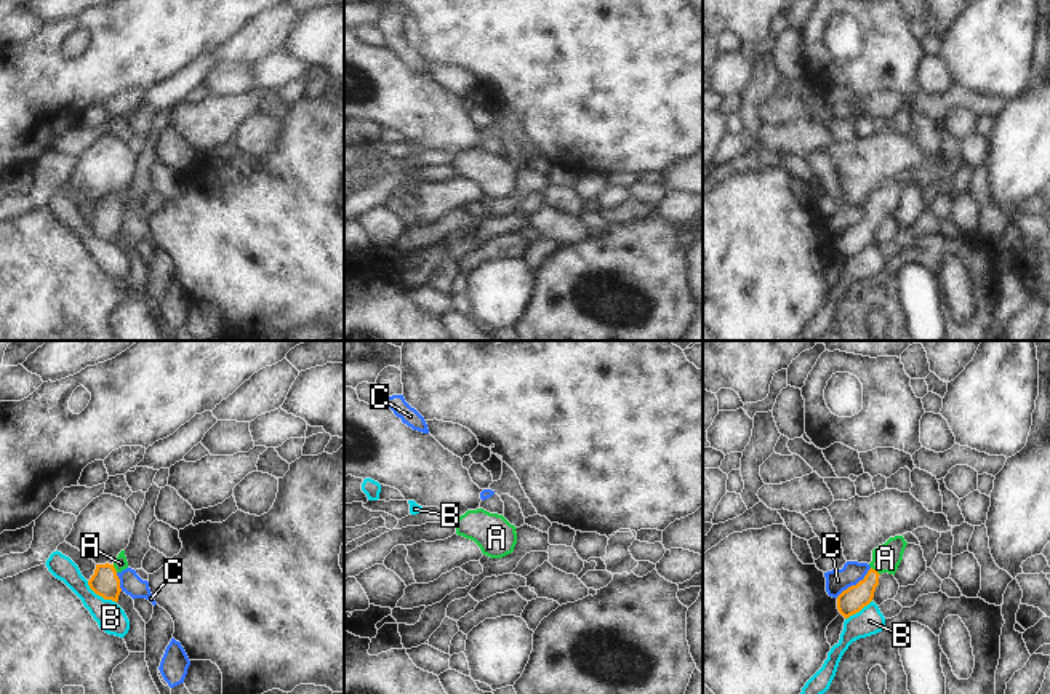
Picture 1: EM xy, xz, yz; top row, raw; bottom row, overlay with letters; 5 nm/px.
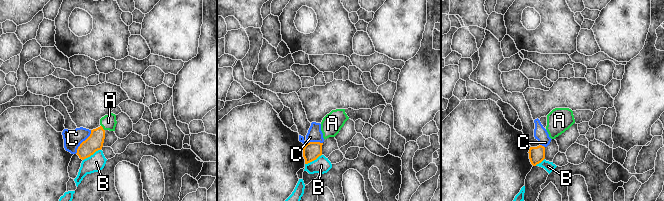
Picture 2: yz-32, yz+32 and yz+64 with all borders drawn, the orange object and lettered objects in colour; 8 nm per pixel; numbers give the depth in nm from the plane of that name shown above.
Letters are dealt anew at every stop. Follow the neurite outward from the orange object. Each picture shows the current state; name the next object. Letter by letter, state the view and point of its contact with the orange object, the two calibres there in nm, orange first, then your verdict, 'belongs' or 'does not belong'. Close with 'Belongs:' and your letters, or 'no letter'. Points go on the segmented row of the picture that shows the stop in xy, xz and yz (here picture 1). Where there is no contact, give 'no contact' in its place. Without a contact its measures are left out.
A: meets orange in yz at (876, 571); 130 nm thick on the orange side, 140 nm on the other; belongs
B: meets orange in xy at (100, 595); 140 nm thick on the orange side, 150 nm on the other; does not belong
C: meets orange in yz at (853, 586); 130 nm thick on the orange side, 120 nm on the other; does not belong
Belongs: A

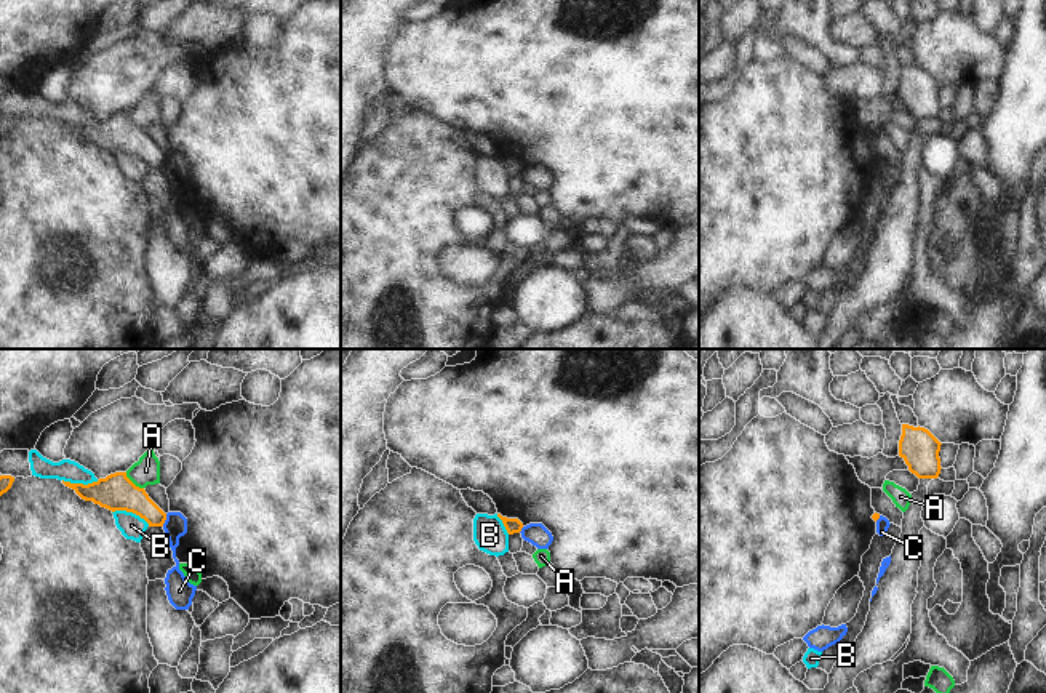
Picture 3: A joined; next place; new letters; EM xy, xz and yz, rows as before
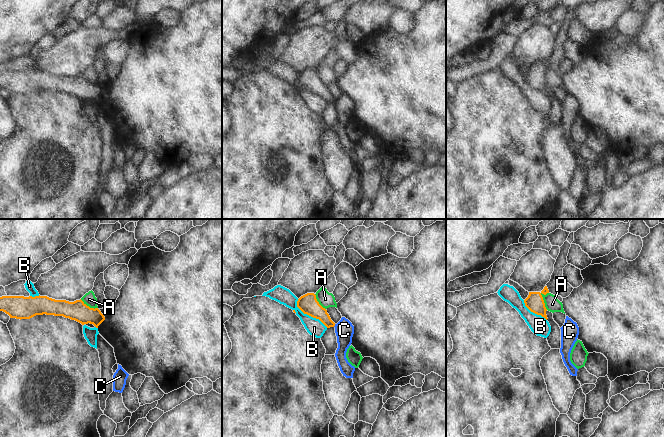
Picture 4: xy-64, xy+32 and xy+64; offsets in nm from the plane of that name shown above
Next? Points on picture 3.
A: meets orange in xy at (131, 482); 180 nm thick on the orange side, 140 nm on the other; does not belong
B: meets orange in xy at (131, 511); 180 nm thick on the orange side, 120 nm on the other; does not belong
C: meets orange in xy at (165, 519); 160 nm thick on the orange side, 120 nm on the other; does not belong
Belongs: no letter

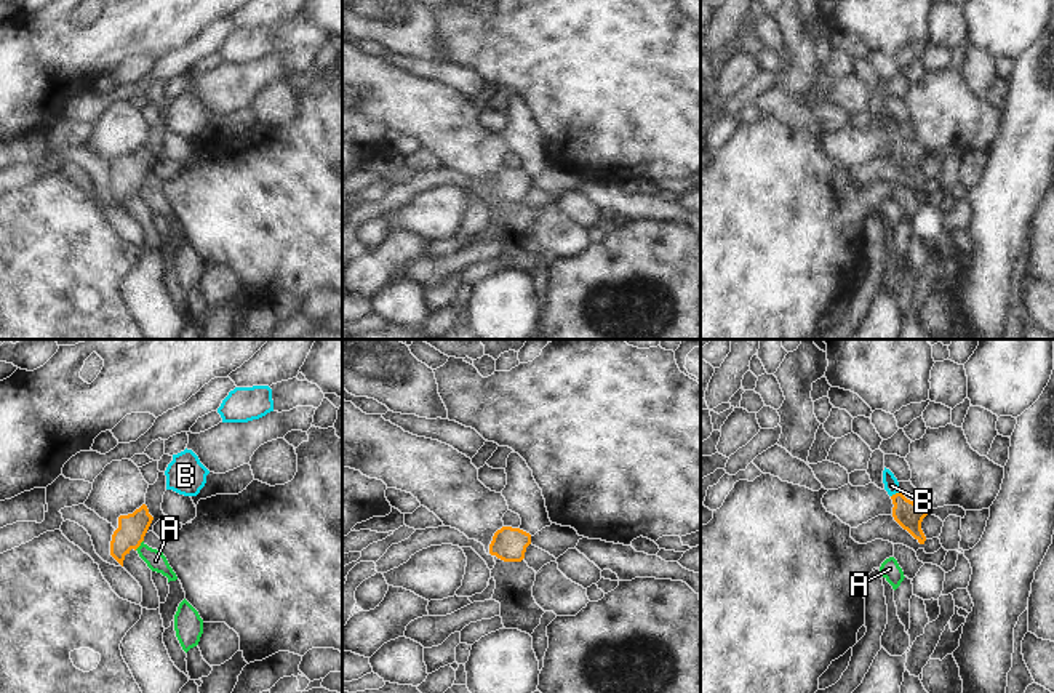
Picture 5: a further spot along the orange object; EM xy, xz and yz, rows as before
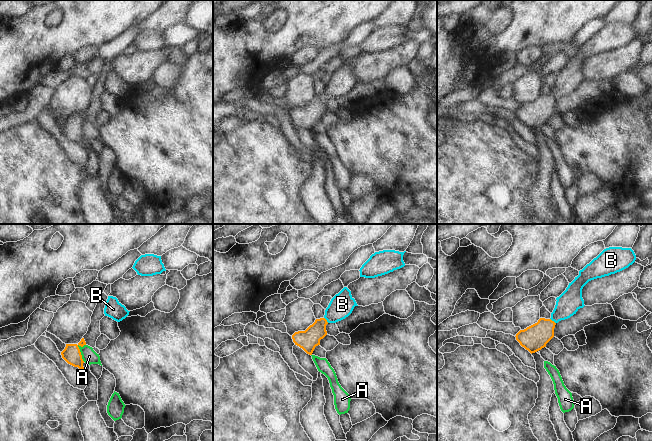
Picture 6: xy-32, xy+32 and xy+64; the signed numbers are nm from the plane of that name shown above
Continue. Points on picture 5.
A: meets orange in xy at (139, 544); 140 nm thick on the orange side, 100 nm on the other; does not belong
B: meets orange in yz at (896, 493); 140 nm thick on the orange side, 80 nm on the other; belongs
Belongs: B

